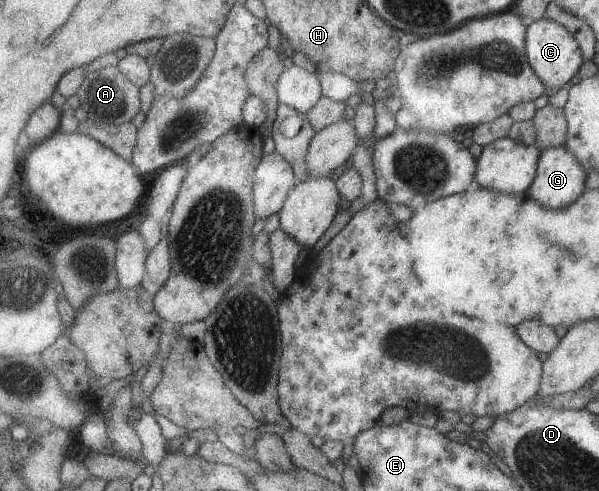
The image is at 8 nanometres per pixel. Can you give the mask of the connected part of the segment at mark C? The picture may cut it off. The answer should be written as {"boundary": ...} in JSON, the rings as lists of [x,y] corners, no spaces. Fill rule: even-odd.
{"boundary":[[[542,18],[528,25],[525,29],[524,49],[527,63],[535,77],[551,92],[563,88],[577,74],[583,61],[573,35],[565,27],[549,19]]]}

